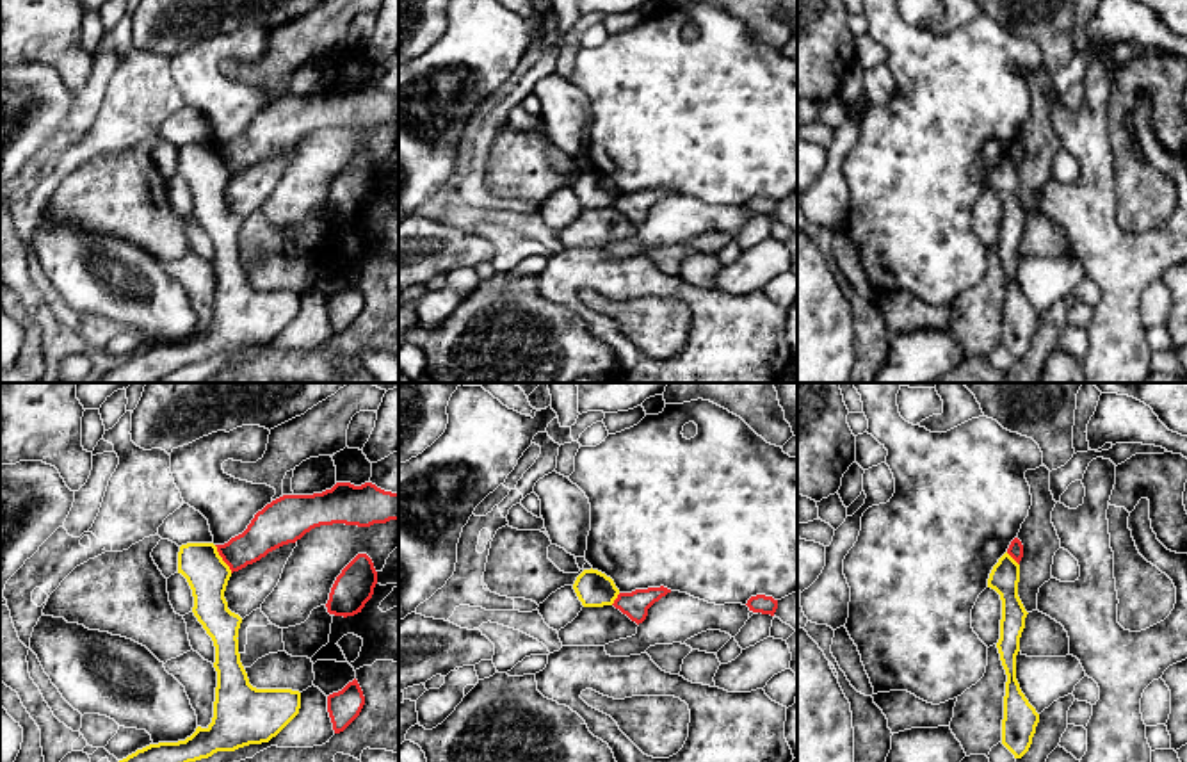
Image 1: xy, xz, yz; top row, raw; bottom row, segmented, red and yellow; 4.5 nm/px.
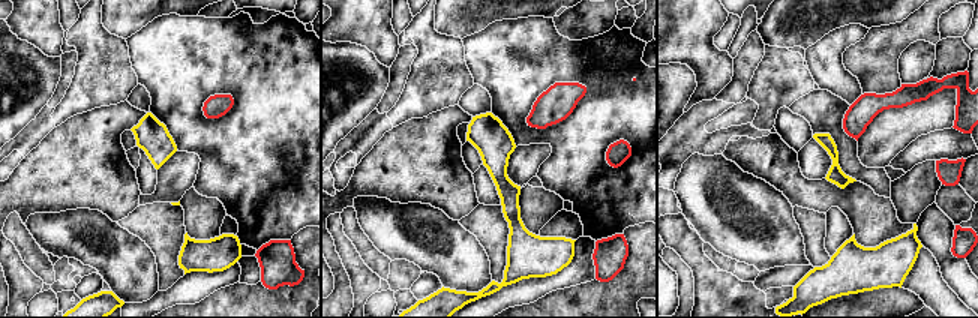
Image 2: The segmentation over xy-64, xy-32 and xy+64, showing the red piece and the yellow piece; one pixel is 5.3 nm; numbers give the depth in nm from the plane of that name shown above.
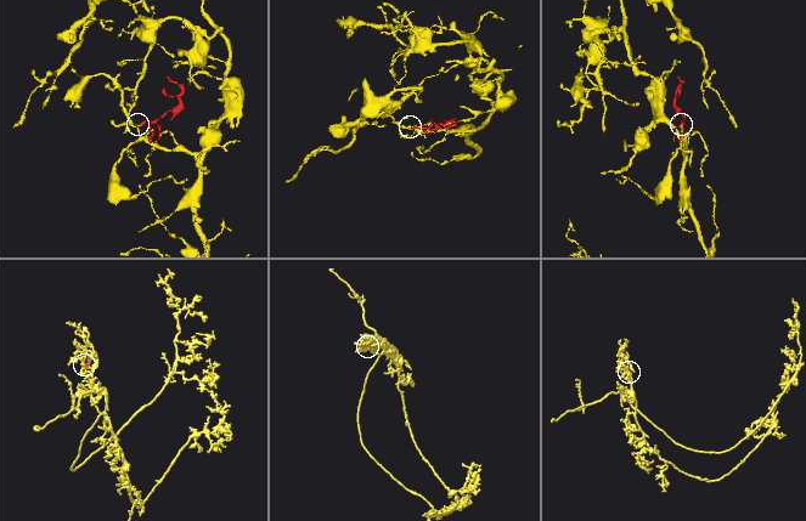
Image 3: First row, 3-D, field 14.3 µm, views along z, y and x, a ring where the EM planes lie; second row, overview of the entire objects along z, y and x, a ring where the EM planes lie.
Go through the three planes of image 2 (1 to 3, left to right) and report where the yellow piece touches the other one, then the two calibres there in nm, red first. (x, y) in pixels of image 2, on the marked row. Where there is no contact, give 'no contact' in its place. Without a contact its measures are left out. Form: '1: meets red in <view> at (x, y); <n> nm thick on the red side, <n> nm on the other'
1: no contact
2: no contact
3: no contact

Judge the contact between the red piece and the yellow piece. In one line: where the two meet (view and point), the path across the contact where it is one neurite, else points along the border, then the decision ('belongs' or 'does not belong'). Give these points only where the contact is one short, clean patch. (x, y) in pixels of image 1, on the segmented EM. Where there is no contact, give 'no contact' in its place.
contact xy (223, 559); border xy (214, 545), (232, 572); does not belong

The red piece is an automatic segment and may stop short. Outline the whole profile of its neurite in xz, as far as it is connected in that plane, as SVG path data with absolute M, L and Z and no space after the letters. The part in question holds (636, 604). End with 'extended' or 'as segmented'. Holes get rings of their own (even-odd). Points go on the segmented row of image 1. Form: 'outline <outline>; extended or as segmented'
outline M664 586L619 593L612 605L639 625L646 620L648 609L667 593L671 589Z; as segmented

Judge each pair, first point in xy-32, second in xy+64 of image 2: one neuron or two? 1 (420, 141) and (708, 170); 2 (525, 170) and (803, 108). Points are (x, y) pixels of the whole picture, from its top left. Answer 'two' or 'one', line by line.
1: two
2: two

